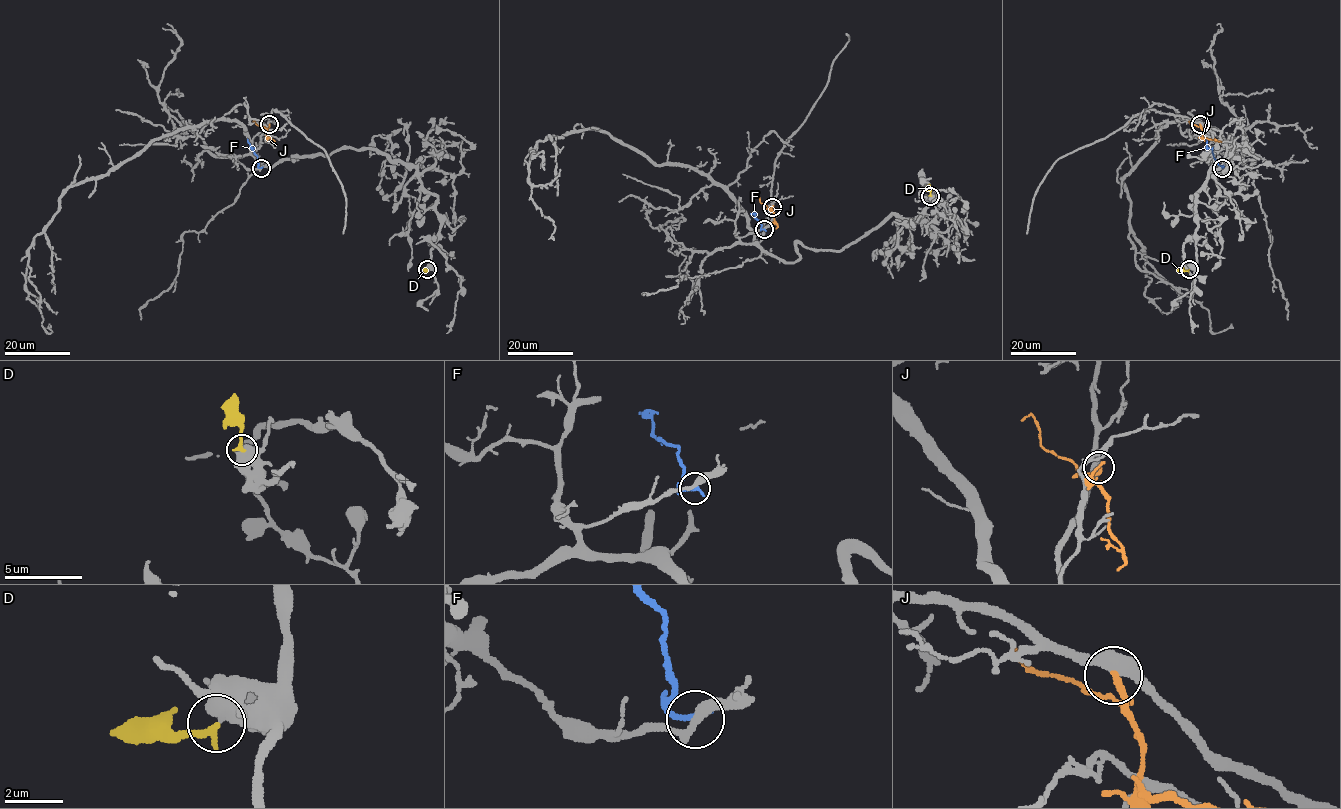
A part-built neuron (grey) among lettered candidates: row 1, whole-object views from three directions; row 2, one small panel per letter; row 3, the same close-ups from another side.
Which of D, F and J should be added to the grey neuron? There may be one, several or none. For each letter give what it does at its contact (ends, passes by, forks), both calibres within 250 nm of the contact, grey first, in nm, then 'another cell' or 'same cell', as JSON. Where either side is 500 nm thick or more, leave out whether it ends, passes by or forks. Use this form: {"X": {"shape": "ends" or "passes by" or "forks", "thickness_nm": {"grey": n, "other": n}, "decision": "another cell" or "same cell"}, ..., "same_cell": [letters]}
{"D": {"thickness_nm": {"grey": 750, "other": 280}, "decision": "another cell"}, "F": {"shape": "ends", "thickness_nm": {"grey": 320, "other": 240}, "decision": "another cell"}, "J": {"shape": "ends", "thickness_nm": {"grey": 480, "other": 220}, "decision": "another cell"}, "same_cell": []}

